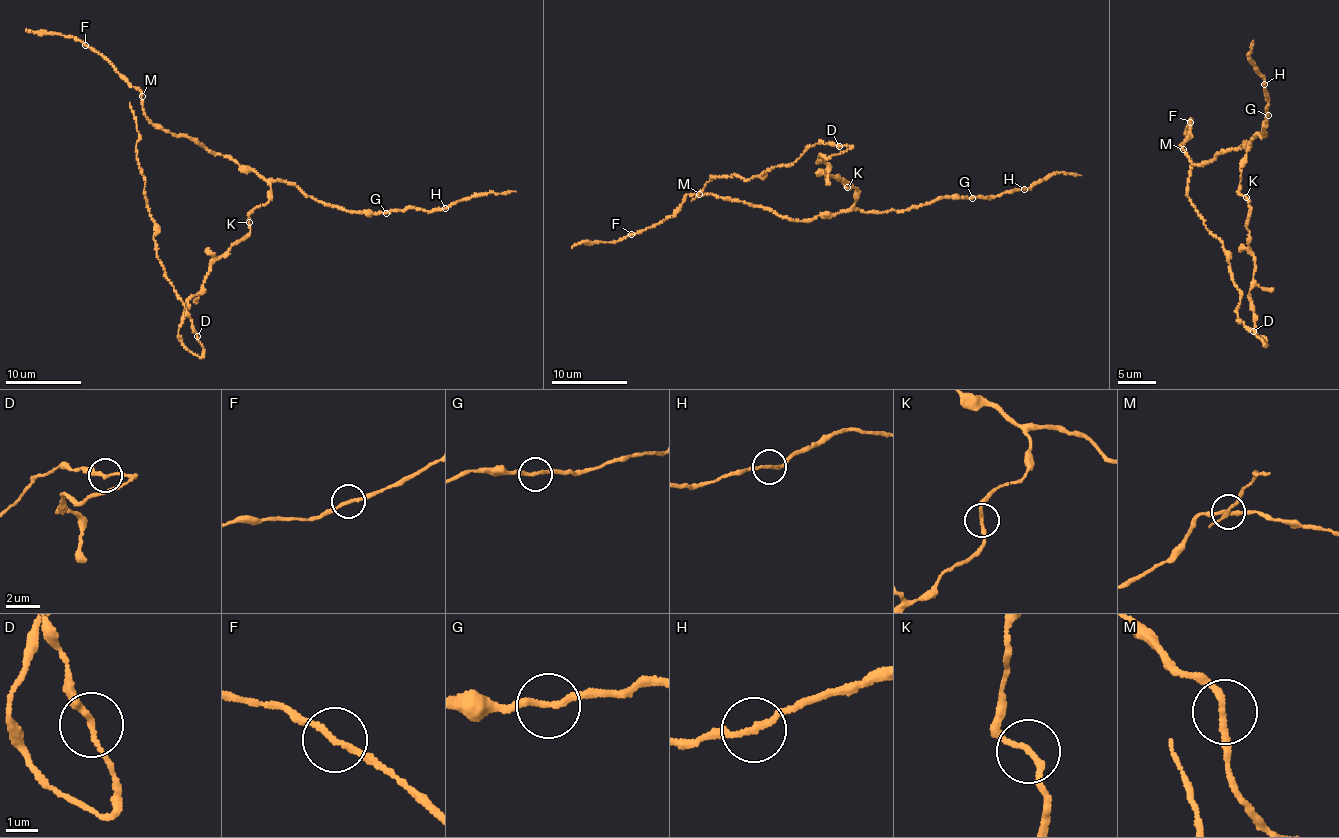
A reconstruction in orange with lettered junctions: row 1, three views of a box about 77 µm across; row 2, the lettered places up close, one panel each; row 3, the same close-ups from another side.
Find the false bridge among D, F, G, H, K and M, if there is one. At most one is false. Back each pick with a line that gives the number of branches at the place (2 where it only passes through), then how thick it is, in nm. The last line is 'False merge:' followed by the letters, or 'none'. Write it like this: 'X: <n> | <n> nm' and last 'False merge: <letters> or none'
False merge: none

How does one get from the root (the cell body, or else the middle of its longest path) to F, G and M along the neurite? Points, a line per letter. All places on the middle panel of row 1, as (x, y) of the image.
F: (835, 177), (858, 191), (854, 204), (838, 212), (800, 221), (742, 201), (690, 193), (665, 220), (631, 233)
G: (835, 177), (858, 191), (853, 206), (865, 212), (909, 211), (938, 198), (972, 198)
M: (835, 177), (858, 191), (854, 204), (806, 221), (783, 218), (742, 201), (699, 194)

